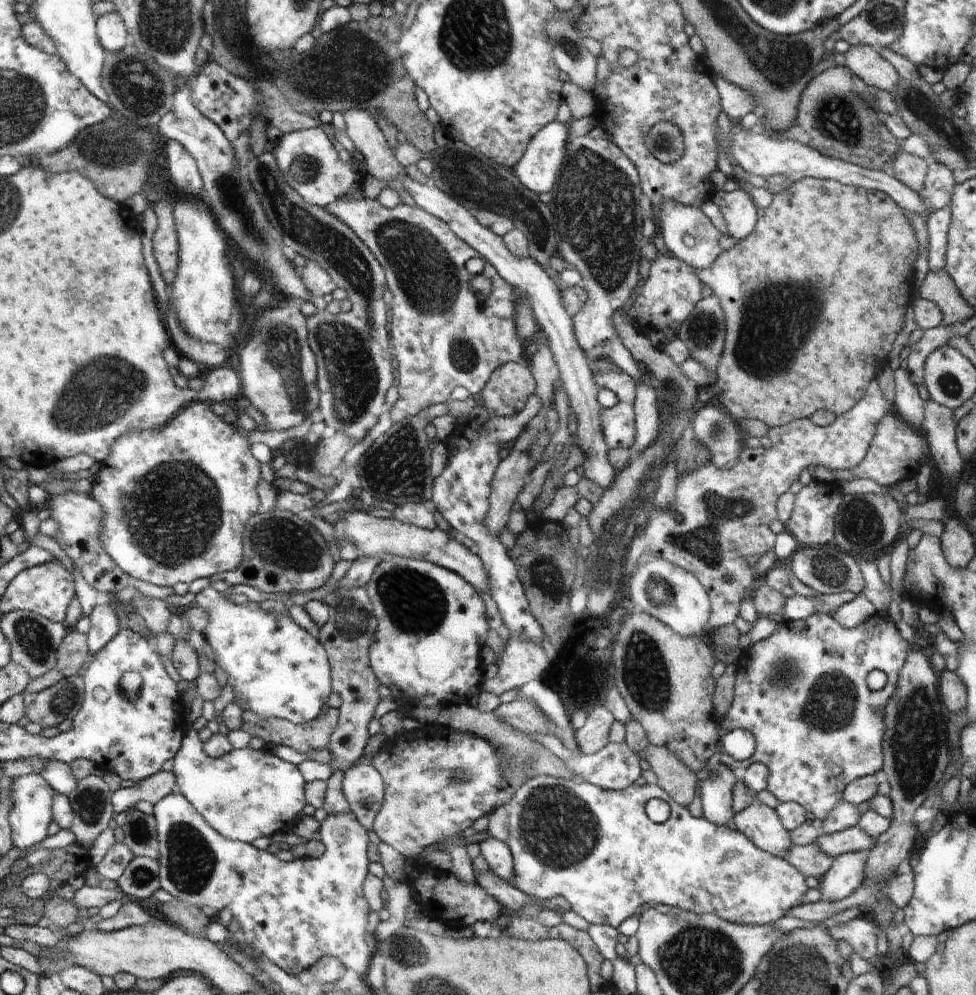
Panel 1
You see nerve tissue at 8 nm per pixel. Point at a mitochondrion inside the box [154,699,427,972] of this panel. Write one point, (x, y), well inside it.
(191, 860)

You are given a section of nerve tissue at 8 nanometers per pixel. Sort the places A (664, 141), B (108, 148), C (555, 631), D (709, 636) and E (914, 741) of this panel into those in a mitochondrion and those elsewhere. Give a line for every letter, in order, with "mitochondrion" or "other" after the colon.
A: mitochondrion
B: mitochondrion
C: other
D: other
E: mitochondrion

